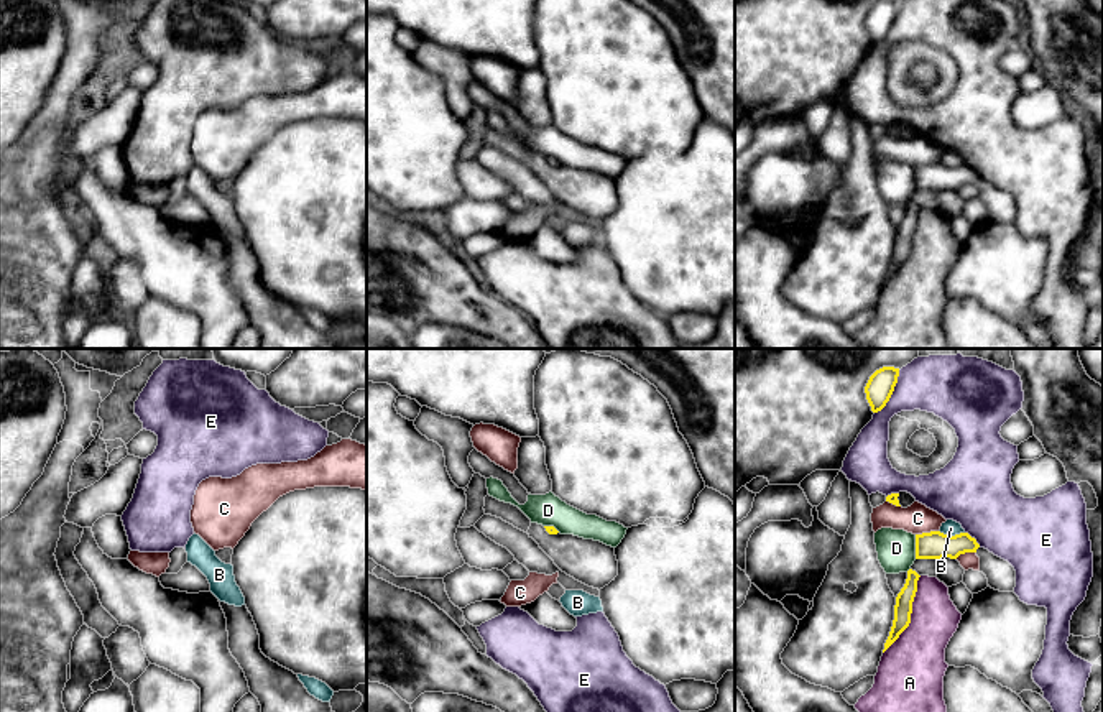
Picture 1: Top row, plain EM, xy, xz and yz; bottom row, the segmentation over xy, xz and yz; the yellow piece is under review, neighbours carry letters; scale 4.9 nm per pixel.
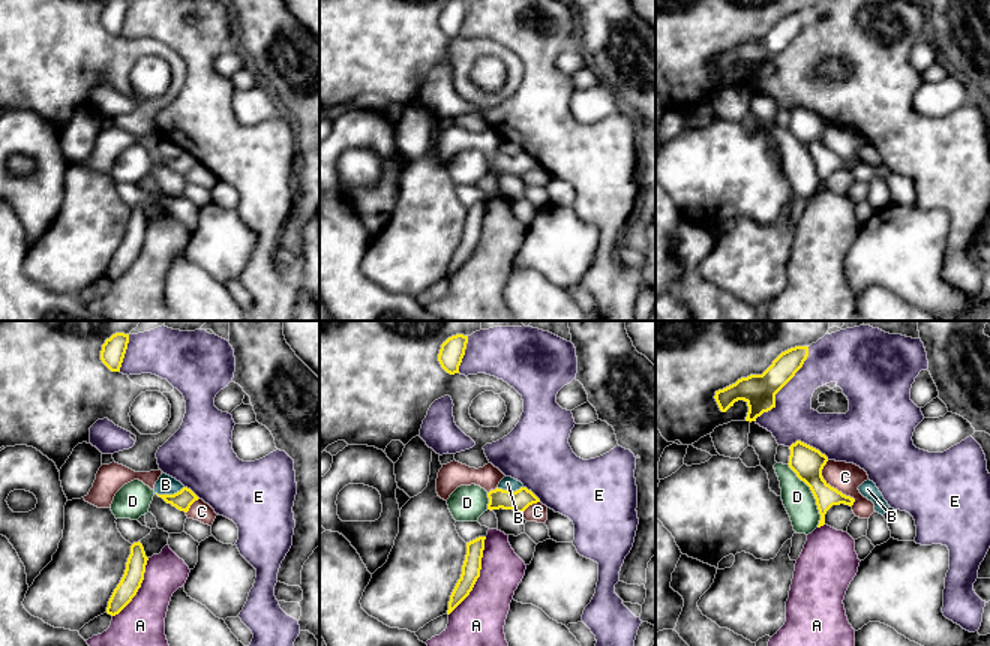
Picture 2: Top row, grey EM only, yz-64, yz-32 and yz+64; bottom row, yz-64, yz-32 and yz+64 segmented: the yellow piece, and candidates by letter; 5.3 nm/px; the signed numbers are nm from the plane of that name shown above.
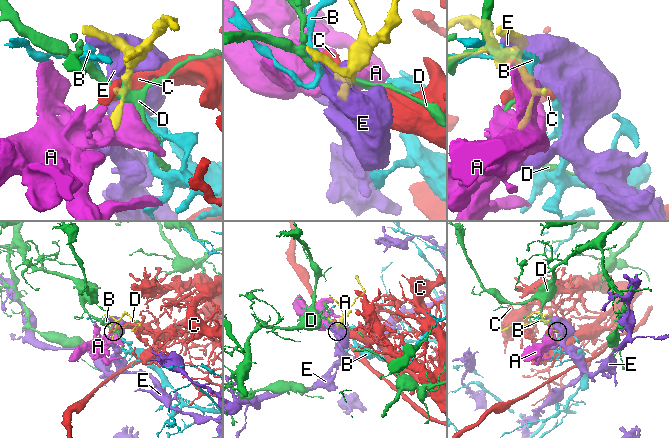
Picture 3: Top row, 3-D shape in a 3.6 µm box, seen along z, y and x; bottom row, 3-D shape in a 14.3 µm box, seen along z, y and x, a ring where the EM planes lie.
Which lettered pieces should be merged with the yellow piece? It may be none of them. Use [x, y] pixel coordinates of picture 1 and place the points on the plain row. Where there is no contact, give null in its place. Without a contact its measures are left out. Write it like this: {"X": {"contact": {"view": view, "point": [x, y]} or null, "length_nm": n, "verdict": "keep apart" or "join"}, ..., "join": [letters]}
{"A": {"contact": {"view": "yz", "point": [909, 247]}, "length_nm": 420, "verdict": "keep apart"}, "B": {"contact": {"view": "yz", "point": [952, 168]}, "length_nm": 130, "verdict": "keep apart"}, "C": {"contact": {"view": "yz", "point": [926, 165]}, "length_nm": 110, "verdict": "keep apart"}, "D": {"contact": {"view": "yz", "point": [916, 178]}, "length_nm": 120, "verdict": "keep apart"}, "E": {"contact": {"view": "yz", "point": [891, 25]}, "length_nm": 240, "verdict": "keep apart"}, "join": []}

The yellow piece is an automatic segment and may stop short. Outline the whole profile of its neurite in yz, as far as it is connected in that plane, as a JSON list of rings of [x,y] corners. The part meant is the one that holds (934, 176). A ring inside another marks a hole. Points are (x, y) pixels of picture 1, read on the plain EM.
[[[940,163],[916,166],[916,191],[957,191],[960,186],[975,184],[980,189],[980,204],[988,210],[988,217],[999,224],[1014,224],[1014,199],[981,179],[968,164],[947,168]]]

